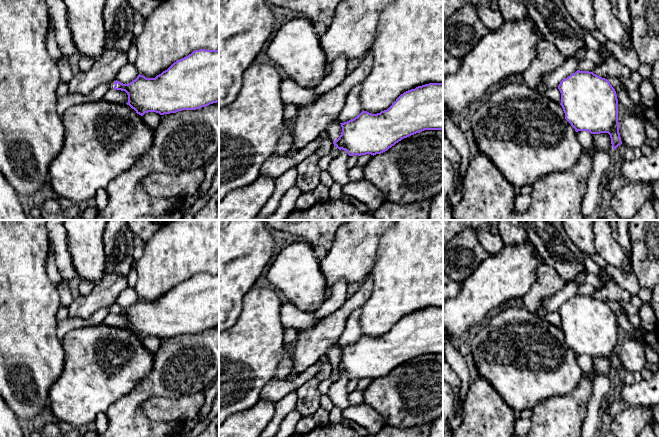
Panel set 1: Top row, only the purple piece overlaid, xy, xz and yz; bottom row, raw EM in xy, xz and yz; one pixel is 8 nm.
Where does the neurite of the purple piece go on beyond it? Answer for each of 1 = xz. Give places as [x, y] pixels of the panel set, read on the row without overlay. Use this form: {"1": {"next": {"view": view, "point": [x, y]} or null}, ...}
{"1": {"next": null}}

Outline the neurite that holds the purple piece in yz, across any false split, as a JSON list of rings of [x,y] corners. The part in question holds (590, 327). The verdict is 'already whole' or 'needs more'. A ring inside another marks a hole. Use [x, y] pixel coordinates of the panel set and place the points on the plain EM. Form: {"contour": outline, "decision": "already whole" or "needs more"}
{"contour": [[[577,294],[563,303],[558,313],[565,343],[578,355],[608,357],[613,373],[622,368],[618,323],[610,306],[593,296]]], "decision": "already whole"}

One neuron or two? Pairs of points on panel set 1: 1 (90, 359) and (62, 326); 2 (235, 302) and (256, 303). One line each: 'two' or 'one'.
1: two
2: two

